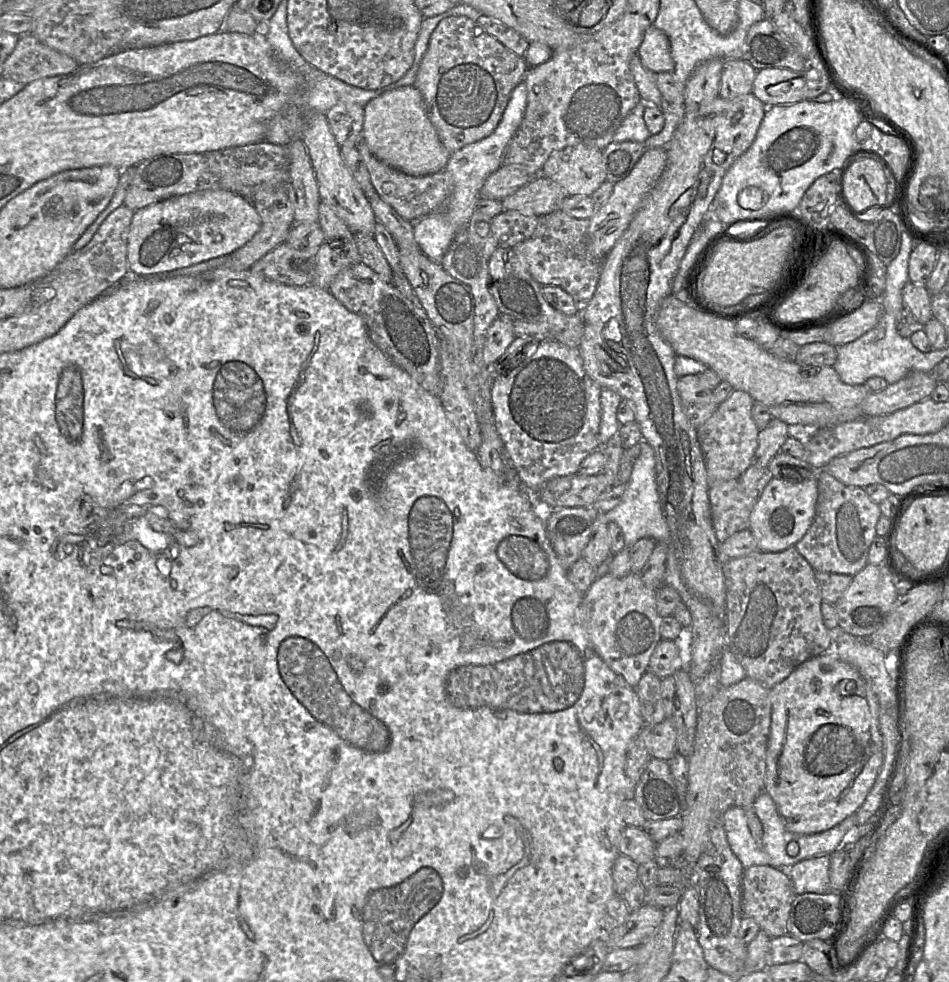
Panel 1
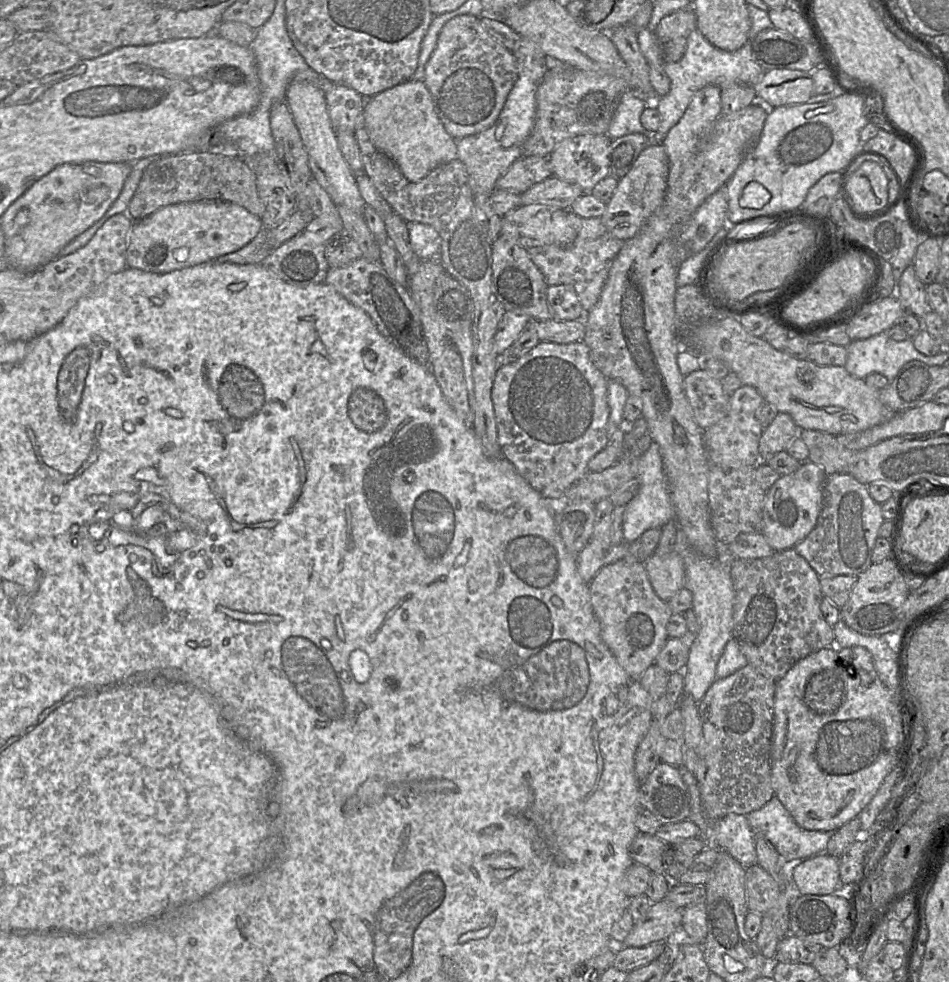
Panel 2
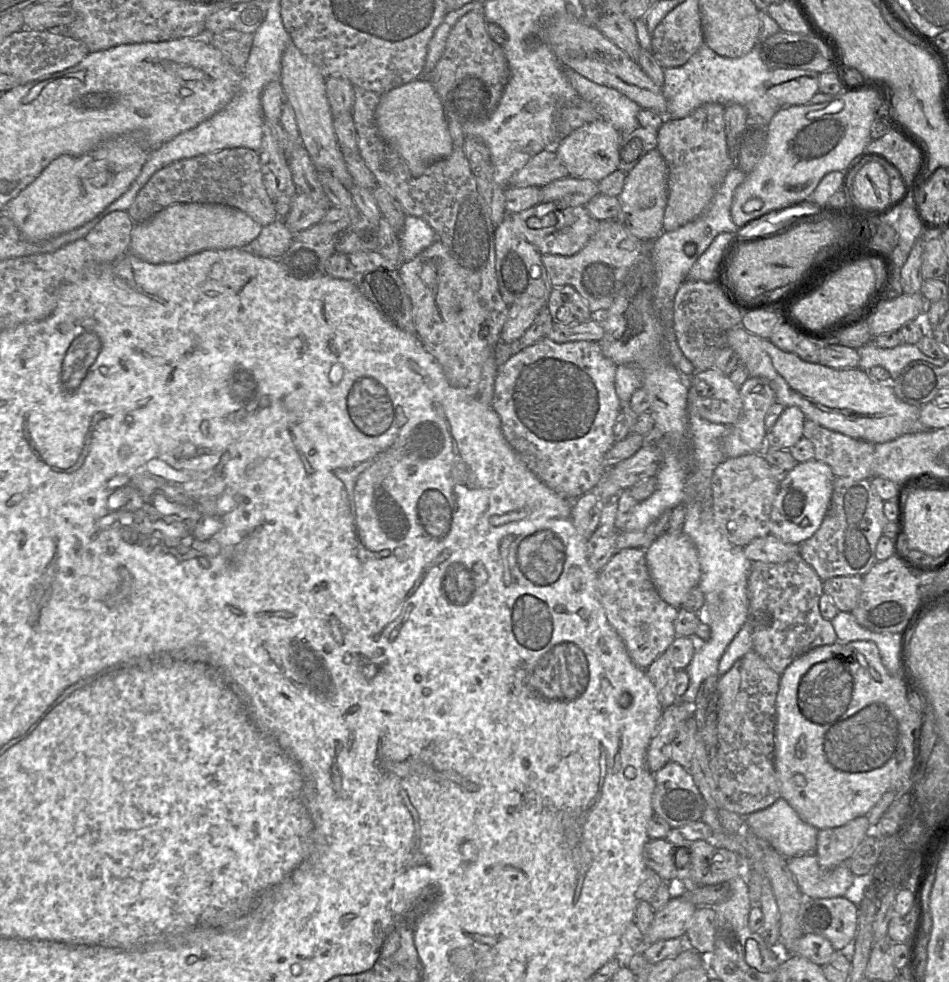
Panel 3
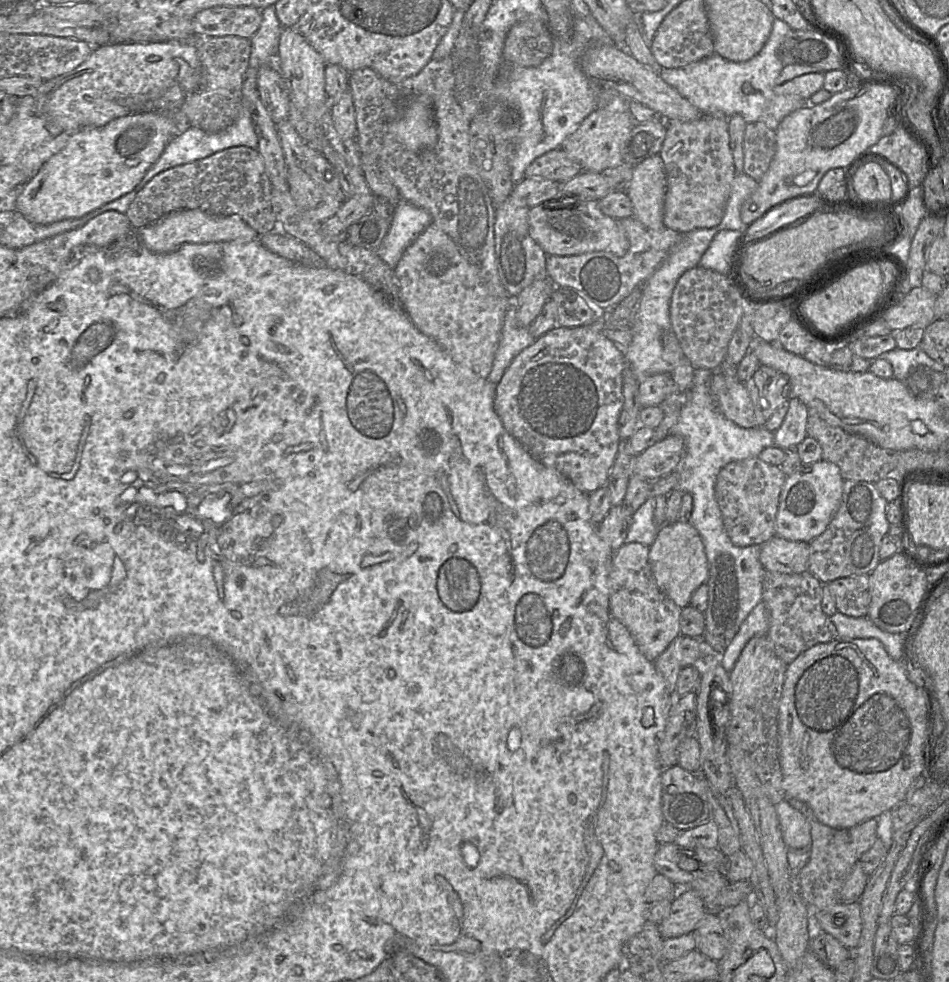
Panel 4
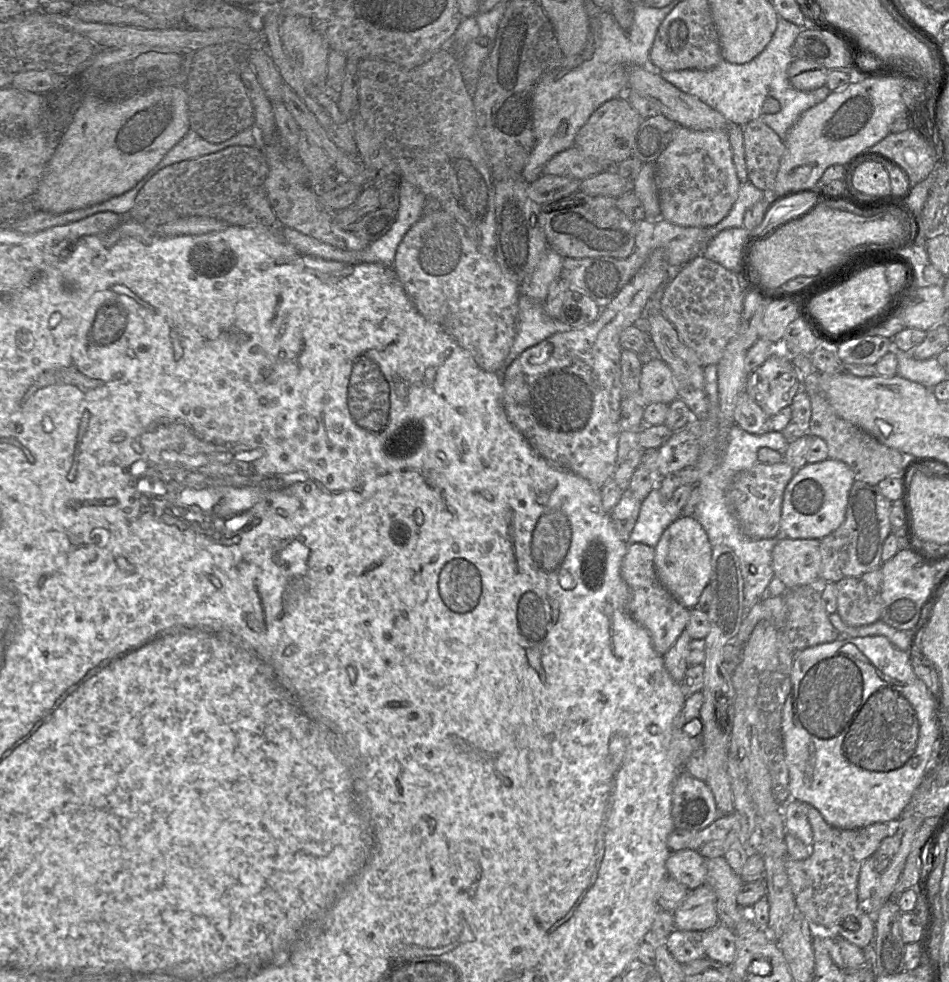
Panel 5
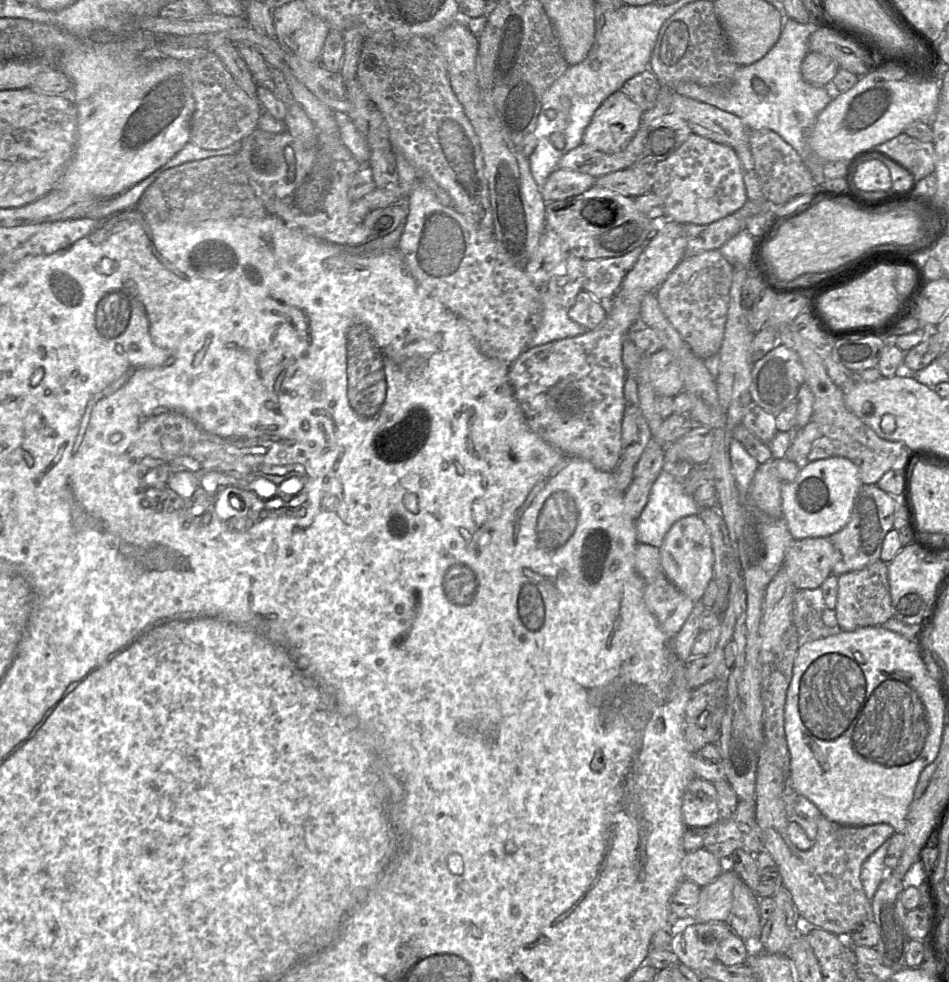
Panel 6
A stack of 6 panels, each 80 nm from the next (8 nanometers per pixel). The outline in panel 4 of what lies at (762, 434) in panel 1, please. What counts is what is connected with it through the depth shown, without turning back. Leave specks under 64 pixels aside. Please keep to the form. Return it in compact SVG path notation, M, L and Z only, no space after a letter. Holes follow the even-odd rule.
M790 398L780 427L774 431L774 443L782 449L795 448L806 437L807 406L798 398Z

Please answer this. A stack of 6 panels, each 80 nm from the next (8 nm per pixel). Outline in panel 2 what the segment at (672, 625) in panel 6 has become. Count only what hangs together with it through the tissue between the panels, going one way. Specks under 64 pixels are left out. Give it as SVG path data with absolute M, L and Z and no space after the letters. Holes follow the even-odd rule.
M623 559L603 566L589 584L591 603L595 617L600 624L603 642L610 649L618 664L633 679L639 680L646 669L655 662L667 640L667 623L672 611L667 602L655 593L643 562L628 563Z

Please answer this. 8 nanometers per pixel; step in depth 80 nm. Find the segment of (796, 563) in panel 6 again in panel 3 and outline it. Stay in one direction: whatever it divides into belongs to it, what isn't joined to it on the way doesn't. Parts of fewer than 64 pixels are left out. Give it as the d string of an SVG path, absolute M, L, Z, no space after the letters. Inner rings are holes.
M772 534L752 540L743 551L751 562L784 563L800 556L799 545L784 543Z

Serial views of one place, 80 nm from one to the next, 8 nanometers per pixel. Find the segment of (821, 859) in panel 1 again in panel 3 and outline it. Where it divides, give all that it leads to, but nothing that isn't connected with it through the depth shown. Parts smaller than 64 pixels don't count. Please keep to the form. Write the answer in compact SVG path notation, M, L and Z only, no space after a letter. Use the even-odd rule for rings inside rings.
M815 854L792 857L788 867L801 893L811 898L844 897L855 877L847 863L833 869L821 868Z

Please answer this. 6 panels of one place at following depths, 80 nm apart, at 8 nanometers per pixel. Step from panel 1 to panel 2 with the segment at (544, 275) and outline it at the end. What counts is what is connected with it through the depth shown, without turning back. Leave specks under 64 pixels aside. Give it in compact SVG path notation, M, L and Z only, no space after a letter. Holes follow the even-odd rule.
M582 218L578 235L569 247L540 246L528 249L528 253L548 286L571 286L582 308L588 312L597 303L612 263L623 245L624 241L612 236L600 218Z

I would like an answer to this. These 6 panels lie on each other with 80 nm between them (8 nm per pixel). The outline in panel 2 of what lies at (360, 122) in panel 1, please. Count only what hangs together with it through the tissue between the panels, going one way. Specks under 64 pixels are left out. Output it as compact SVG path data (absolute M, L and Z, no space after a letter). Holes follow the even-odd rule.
M333 83L325 97L335 132L355 132L358 118L364 113L365 96L346 85Z

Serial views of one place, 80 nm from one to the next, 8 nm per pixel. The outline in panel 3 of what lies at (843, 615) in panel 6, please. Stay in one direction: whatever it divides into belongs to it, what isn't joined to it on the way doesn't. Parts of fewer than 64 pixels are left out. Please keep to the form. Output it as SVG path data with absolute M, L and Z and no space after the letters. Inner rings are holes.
M838 576L823 581L826 593L839 611L851 612L858 602L862 576Z

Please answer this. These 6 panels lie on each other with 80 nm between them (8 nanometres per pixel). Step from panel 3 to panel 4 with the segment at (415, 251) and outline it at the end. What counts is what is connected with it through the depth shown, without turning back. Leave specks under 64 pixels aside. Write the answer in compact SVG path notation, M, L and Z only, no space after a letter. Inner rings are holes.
M399 199L390 228L376 249L377 255L392 269L405 249L433 222L431 214Z

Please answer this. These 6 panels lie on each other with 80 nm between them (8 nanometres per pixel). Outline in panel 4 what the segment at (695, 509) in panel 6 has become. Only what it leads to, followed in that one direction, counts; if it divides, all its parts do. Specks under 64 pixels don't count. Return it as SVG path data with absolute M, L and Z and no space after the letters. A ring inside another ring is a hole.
M650 496L632 515L624 543L638 542L650 547L659 527L654 521L655 498Z

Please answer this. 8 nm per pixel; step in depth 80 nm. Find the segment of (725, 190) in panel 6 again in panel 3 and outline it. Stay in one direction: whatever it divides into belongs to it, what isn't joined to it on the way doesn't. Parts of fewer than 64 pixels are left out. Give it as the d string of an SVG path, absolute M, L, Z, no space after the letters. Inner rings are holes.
M706 103L681 119L664 117L657 131L657 149L667 164L665 232L676 230L699 217L709 206L727 172L735 165L727 147L724 108L718 103Z

